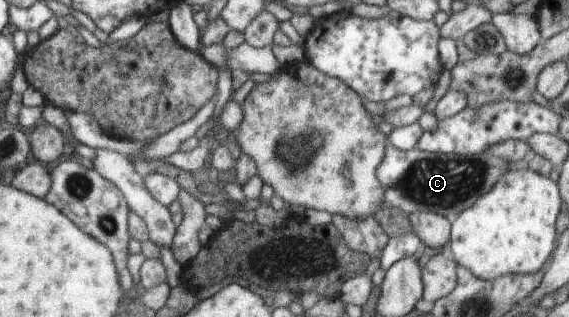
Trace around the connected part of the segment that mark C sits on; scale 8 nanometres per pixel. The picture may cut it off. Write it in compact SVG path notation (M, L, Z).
M388 141L384 147L384 156L381 163L376 167L377 179L381 182L383 188L381 209L395 207L408 216L418 211L430 211L446 216L459 215L465 208L471 207L477 199L485 192L488 192L493 184L507 171L511 164L507 161L494 157L489 151L483 155L460 156L460 155L435 155L420 150L415 147L410 150L397 149Z

